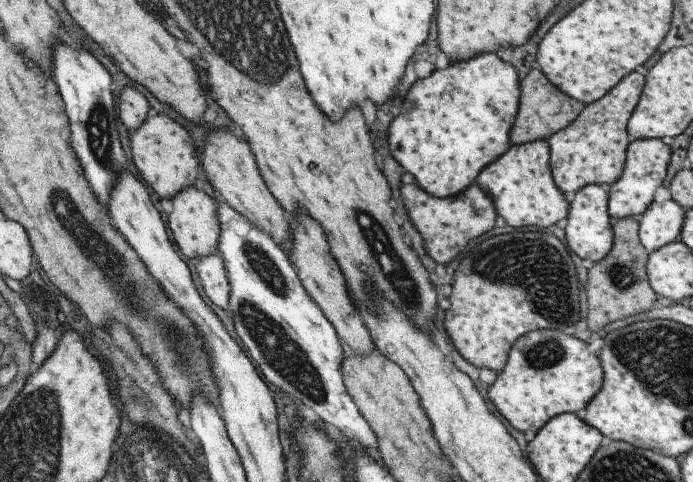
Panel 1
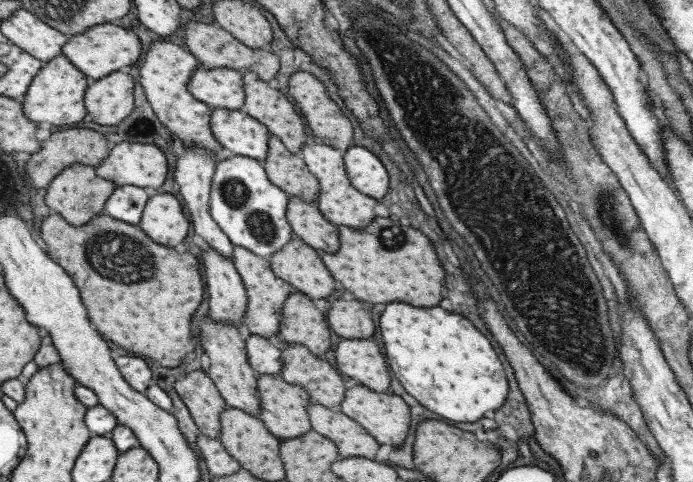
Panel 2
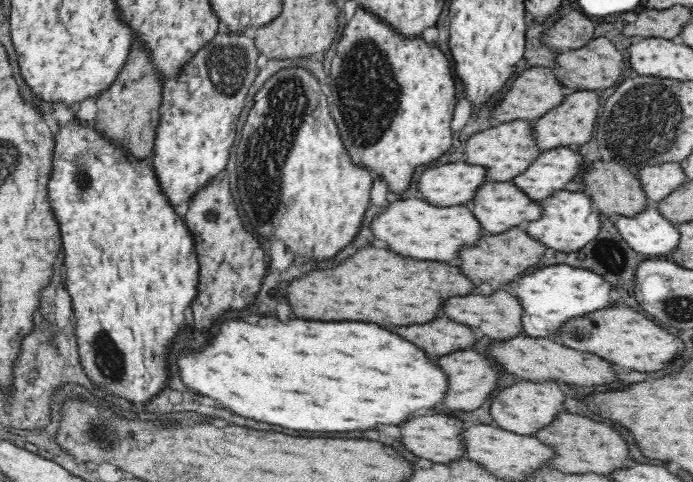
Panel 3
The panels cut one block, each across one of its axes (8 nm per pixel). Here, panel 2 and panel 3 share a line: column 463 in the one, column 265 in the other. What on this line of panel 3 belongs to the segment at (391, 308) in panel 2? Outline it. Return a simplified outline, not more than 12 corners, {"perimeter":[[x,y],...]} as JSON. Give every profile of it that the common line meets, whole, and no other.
{"perimeter":[[224,322],[184,382],[306,432],[402,426],[448,374],[366,322]]}

